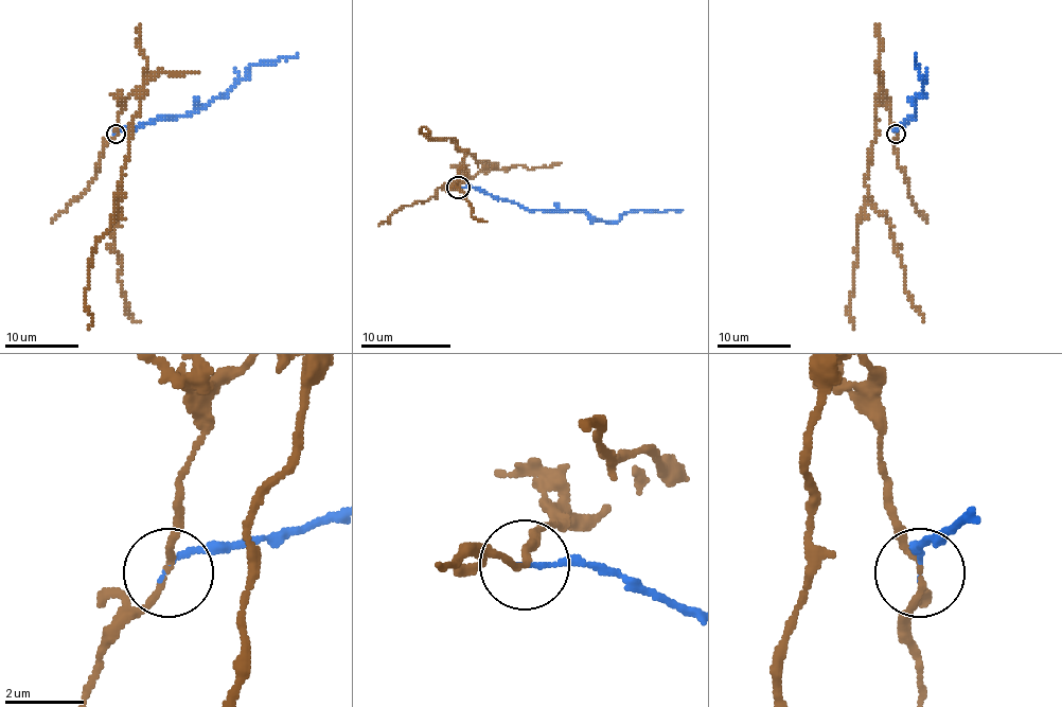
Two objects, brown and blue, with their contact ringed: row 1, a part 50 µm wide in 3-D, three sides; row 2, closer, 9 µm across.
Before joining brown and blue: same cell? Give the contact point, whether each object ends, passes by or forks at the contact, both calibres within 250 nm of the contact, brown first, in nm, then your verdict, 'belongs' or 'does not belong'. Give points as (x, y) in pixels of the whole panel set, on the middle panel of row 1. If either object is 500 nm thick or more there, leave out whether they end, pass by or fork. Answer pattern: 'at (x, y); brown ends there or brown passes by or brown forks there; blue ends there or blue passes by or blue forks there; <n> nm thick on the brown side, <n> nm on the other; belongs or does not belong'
at (458, 187); brown passes by; blue ends there; 150 nm thick on the brown side, 110 nm on the other; does not belong

